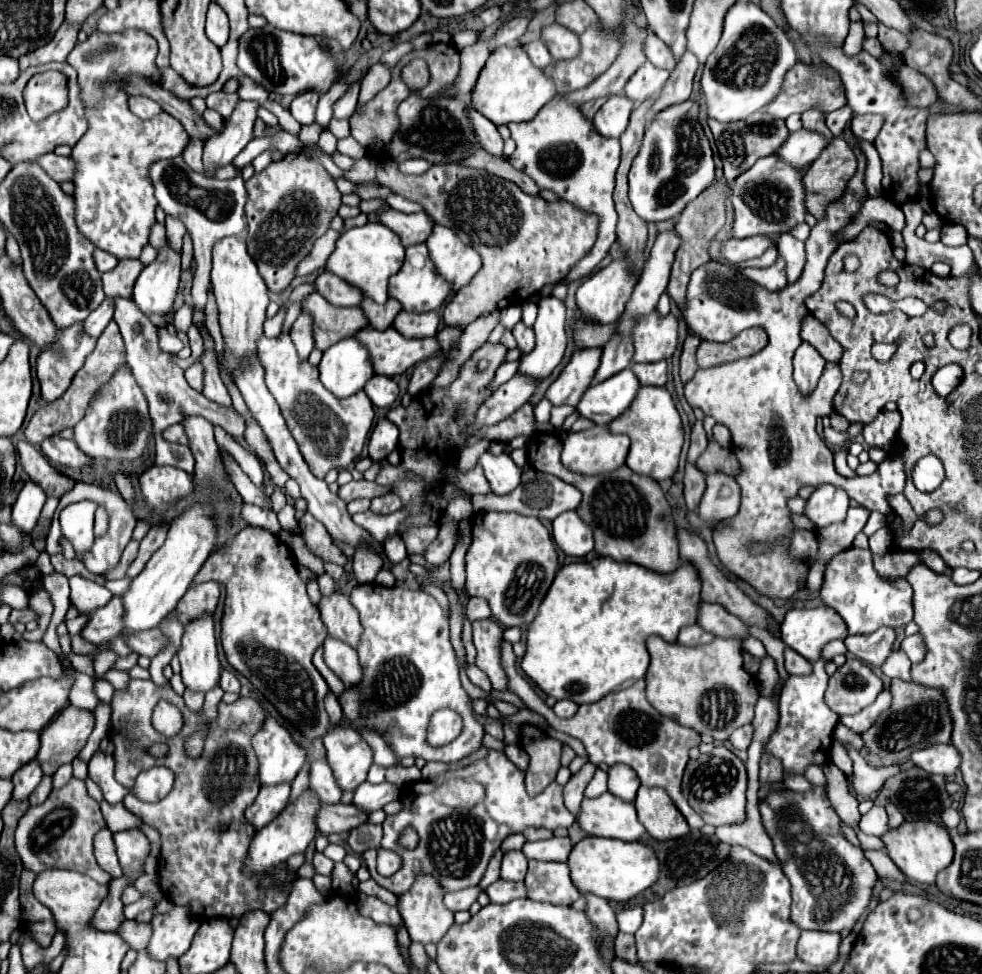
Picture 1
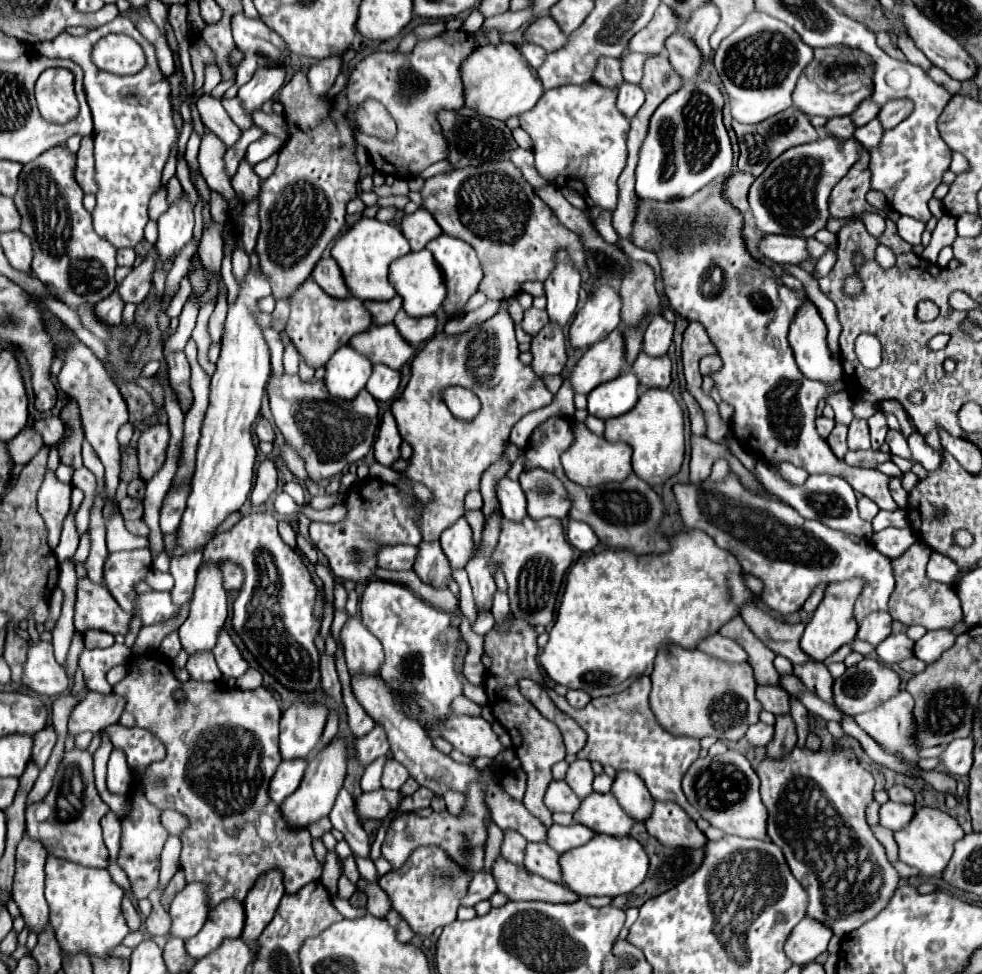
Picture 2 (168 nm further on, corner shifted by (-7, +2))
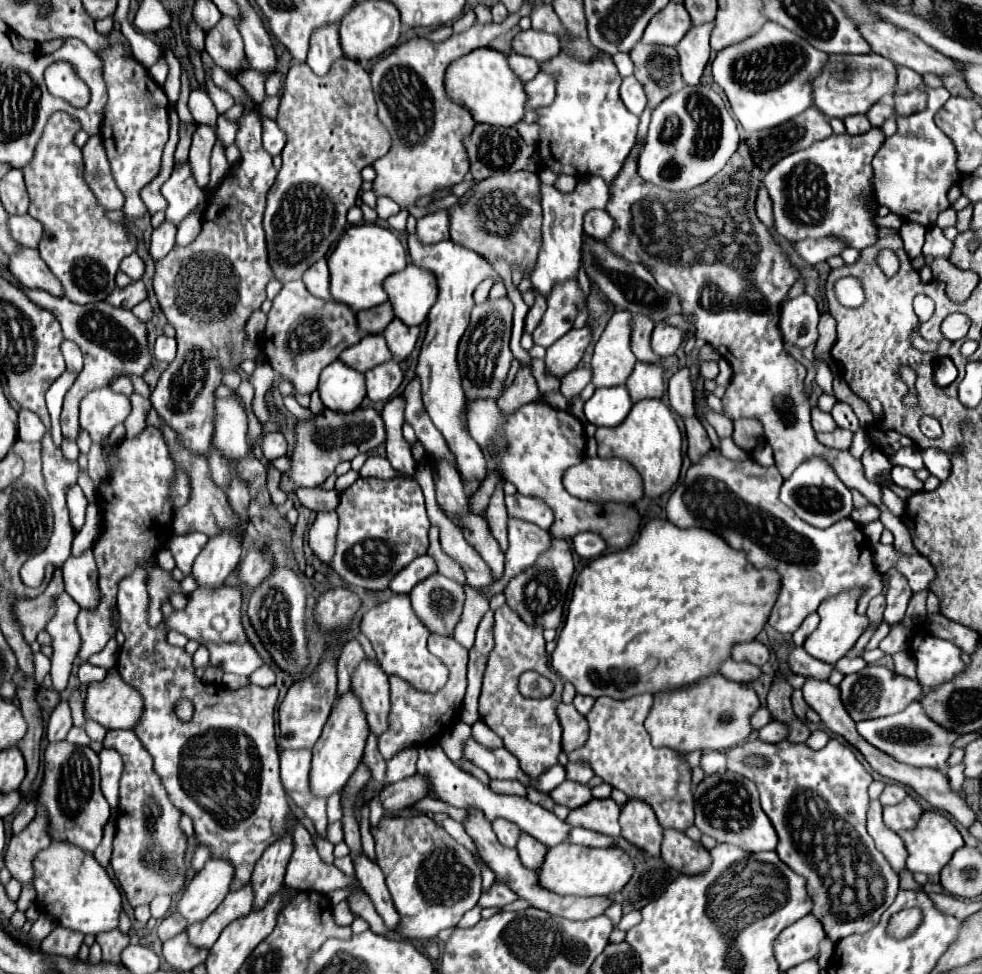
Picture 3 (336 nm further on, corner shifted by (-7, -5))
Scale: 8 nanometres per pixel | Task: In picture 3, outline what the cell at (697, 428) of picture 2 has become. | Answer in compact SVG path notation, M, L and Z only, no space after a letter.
M683 367L679 369L671 379L669 379L669 401L671 407L683 417L693 417L695 415L695 397L693 397L693 385L689 381L689 369Z

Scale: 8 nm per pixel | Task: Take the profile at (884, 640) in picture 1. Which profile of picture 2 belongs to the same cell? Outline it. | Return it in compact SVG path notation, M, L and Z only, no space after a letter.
M873 612L865 616L865 620L859 624L857 638L871 642L873 646L879 646L889 634L891 634L891 622L893 618L885 612Z

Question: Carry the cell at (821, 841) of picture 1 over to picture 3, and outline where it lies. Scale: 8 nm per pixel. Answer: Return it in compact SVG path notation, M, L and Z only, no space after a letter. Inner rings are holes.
M757 739L745 741L735 749L729 749L725 755L727 769L733 769L757 783L761 807L765 815L771 819L779 837L779 845L775 851L787 867L791 867L797 875L807 879L807 893L813 899L811 913L823 923L827 937L833 943L837 943L849 937L851 933L865 933L873 929L899 891L899 875L893 871L885 855L877 851L873 839L865 829L865 813L869 809L867 789L873 783L873 777L857 761L855 753L837 739L831 739L821 751L813 751L803 743L793 745L789 741L781 741L777 745L771 745L761 743ZM747 755L759 755L765 761L765 765L747 765Z

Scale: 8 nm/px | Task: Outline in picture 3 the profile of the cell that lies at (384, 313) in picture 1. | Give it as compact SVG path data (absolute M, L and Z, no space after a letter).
M381 303L381 307L373 307L367 311L359 311L357 313L357 321L359 321L359 329L367 335L367 333L383 333L385 327L395 319L393 307L391 303Z

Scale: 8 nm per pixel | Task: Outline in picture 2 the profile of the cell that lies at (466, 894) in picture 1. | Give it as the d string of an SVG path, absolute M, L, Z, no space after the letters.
M485 870L475 872L473 874L473 880L469 884L469 892L461 900L461 904L463 906L475 906L481 900L489 900L495 892L497 892L497 884L493 880L493 874L491 872L485 872Z

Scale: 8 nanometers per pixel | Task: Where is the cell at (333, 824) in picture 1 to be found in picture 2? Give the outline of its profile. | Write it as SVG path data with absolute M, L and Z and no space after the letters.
M379 788L375 792L361 794L361 798L357 800L357 814L361 820L367 818L383 820L389 812L399 808L401 800L403 800L401 792L389 792L387 788Z

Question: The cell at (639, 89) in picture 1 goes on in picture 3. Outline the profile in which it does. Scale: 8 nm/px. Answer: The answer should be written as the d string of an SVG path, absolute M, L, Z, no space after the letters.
M627 53L613 55L613 61L615 61L615 65L617 65L621 77L629 77L629 75L633 75L633 61L631 61L631 57L629 57Z

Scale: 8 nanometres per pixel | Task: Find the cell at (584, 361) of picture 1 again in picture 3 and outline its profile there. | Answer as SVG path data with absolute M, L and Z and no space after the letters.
M629 311L613 313L603 335L595 343L595 353L591 359L595 387L617 387L625 385L633 371L635 355L629 345Z

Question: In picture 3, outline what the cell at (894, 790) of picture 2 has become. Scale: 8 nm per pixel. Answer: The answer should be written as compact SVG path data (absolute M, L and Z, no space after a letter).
M887 783L887 785L885 785L885 791L883 791L883 795L881 795L879 801L881 801L883 805L897 805L897 803L901 803L905 797L907 797L907 793L905 793L903 787L899 787L899 785L895 785L895 783Z

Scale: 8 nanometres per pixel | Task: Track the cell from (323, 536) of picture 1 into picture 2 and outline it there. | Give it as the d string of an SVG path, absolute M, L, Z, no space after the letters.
M379 478L357 480L345 494L345 508L345 520L335 524L311 522L309 526L313 544L325 554L337 578L355 582L367 580L375 574L371 572L371 566L377 564L377 548L397 544L417 546L421 542L421 532L417 528L417 504L389 482Z

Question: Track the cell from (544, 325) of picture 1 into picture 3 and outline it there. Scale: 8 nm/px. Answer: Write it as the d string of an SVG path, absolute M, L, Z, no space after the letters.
M579 179L573 193L559 193L553 185L541 183L541 207L543 207L543 247L539 251L537 269L531 275L531 289L543 297L549 297L557 283L565 283L579 277L581 265L581 237L583 215L591 209L605 210L609 201L609 185L603 179Z

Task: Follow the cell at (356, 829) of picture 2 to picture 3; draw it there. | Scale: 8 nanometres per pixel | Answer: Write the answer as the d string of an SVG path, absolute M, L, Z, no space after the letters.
M363 851L353 859L353 865L355 865L357 881L361 883L361 887L365 889L365 893L373 901L377 913L385 919L385 925L391 931L397 929L399 915L393 907L393 901L391 901L391 895L387 891L387 883L385 883L385 875L383 875L381 867L375 861L371 861Z

